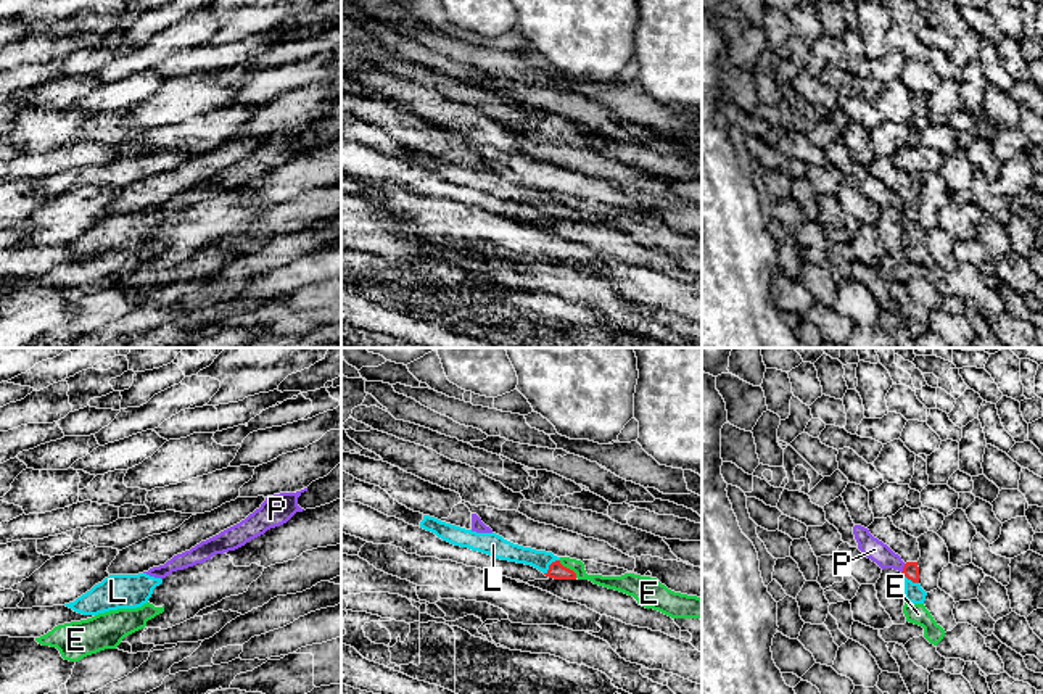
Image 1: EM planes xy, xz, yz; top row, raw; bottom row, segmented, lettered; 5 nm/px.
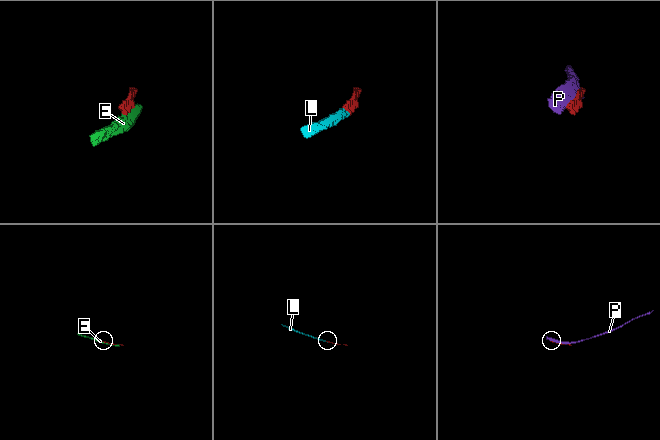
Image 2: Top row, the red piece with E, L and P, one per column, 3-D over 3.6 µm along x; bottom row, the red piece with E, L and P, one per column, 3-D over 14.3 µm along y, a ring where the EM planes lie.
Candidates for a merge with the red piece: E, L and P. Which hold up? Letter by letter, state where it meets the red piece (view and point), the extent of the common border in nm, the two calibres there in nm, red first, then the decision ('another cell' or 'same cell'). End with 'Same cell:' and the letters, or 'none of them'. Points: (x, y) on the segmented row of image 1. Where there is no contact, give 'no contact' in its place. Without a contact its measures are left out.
E: xz (568, 569) | 130 nm | 80/70 nm | another cell
L: xz (549, 565) | 110 nm | 80/100 nm | same cell
P: yz (903, 569) | 50 nm | 80/110 nm | another cell
Same cell: L

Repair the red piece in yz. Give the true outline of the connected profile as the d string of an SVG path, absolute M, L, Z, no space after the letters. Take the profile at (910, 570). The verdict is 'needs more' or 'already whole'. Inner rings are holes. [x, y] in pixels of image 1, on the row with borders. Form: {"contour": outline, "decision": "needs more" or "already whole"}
{"contour": "M906 562L903 567L905 601L924 604L927 593L919 585L917 562Z", "decision": "needs more"}

